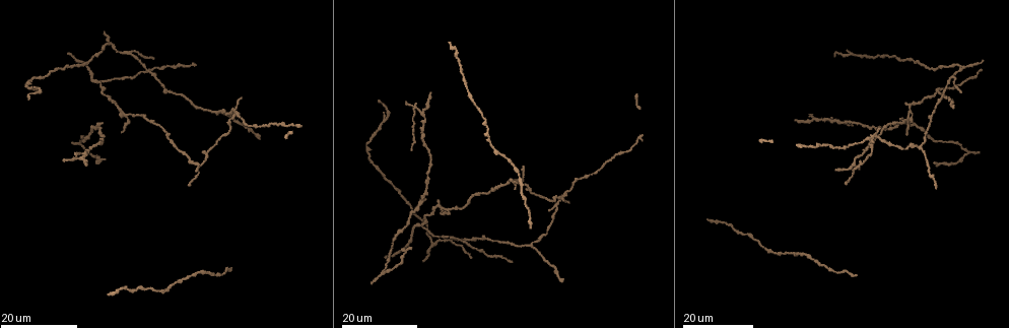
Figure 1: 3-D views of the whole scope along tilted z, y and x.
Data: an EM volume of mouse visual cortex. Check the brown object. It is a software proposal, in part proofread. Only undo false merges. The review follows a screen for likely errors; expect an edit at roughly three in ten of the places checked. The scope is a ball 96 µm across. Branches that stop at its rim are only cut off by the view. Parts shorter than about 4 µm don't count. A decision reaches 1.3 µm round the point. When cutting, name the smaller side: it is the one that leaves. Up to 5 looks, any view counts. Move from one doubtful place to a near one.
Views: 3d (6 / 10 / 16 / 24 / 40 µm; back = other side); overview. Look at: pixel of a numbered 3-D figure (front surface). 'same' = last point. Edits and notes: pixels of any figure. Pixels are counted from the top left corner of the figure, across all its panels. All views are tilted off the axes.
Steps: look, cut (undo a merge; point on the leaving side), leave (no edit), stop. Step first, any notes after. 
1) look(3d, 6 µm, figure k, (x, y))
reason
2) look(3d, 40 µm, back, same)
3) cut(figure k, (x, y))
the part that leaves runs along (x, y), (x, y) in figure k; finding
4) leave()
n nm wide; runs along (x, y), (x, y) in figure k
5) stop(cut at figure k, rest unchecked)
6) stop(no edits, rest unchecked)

look(3d, 24 µm, figure 1, (873, 137))
looks like a crossing

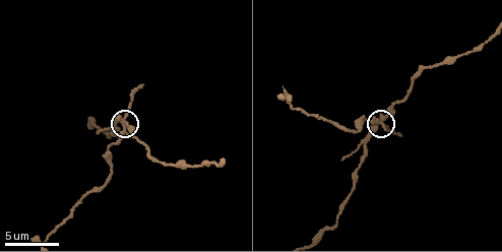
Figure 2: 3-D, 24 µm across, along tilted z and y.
look(3d, 6 µm, figure 2, (380, 121))

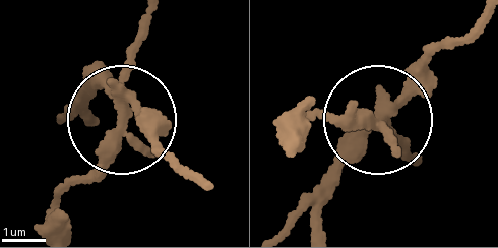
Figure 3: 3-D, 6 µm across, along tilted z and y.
cut(figure 3, (71, 180))
a second cell is stuck on

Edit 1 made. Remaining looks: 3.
look(overview)

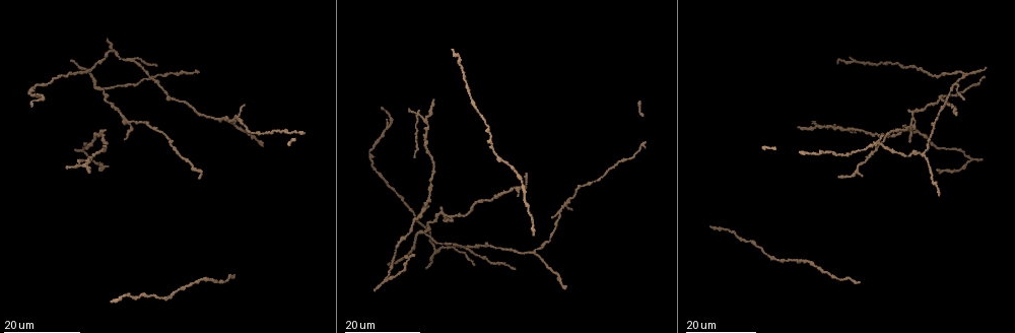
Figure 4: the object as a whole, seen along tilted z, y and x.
look(3d, 16 µm, figure 4, (101, 88))
three arms meet

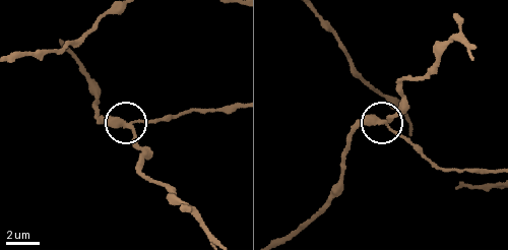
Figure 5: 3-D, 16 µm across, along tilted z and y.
look(3d, 10 µm, figure 5, (385, 123))

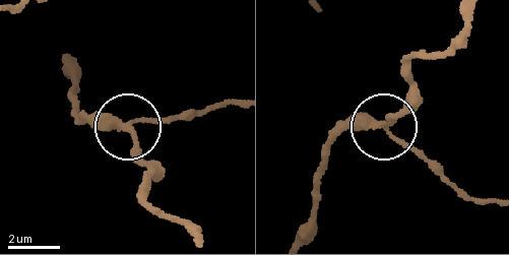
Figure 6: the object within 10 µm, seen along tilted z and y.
leave()
250 nm wide; runs along (490, 200), (456, 192), (385, 130), (346, 127), (322, 142) in figure 6; all the same cell

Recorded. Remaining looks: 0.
stop(cut at figure 3, rest unchecked)

